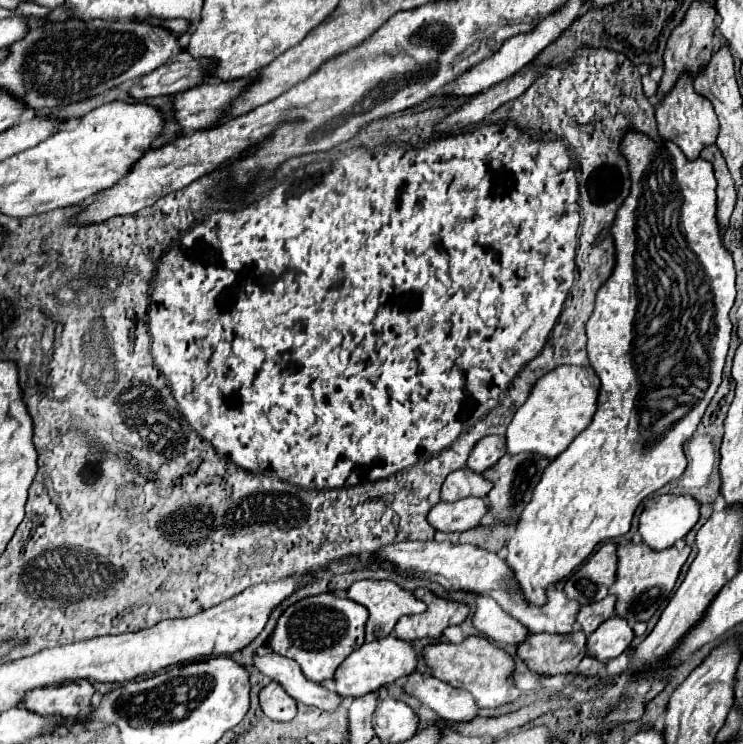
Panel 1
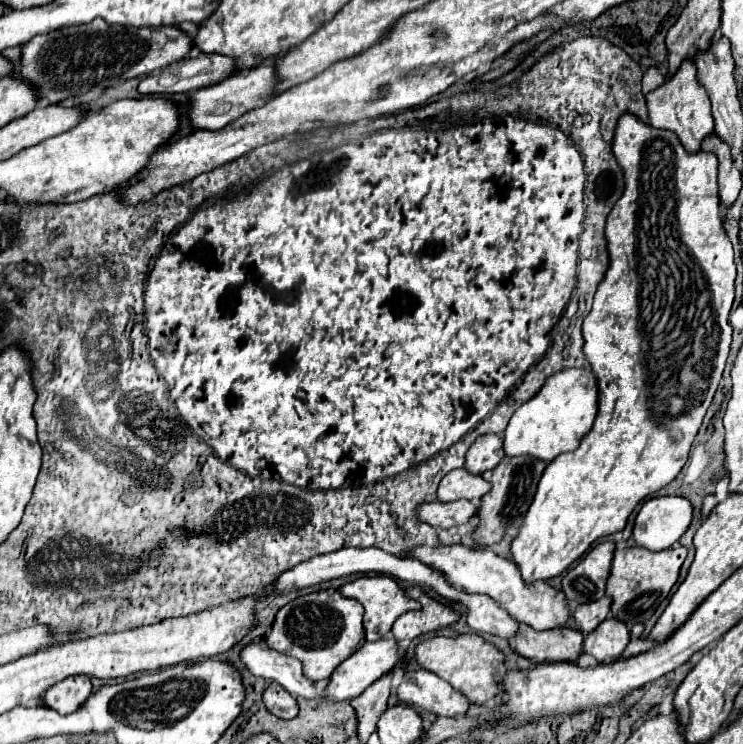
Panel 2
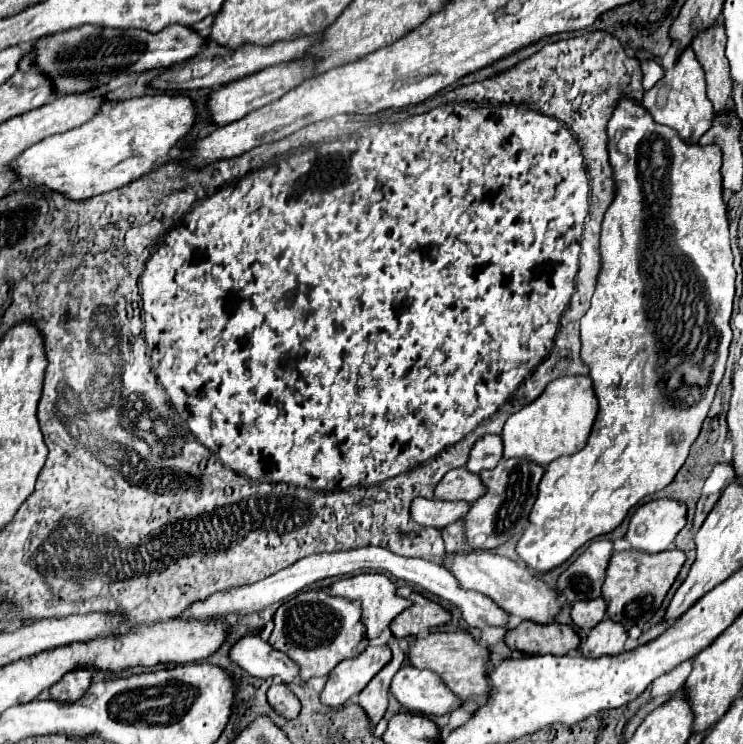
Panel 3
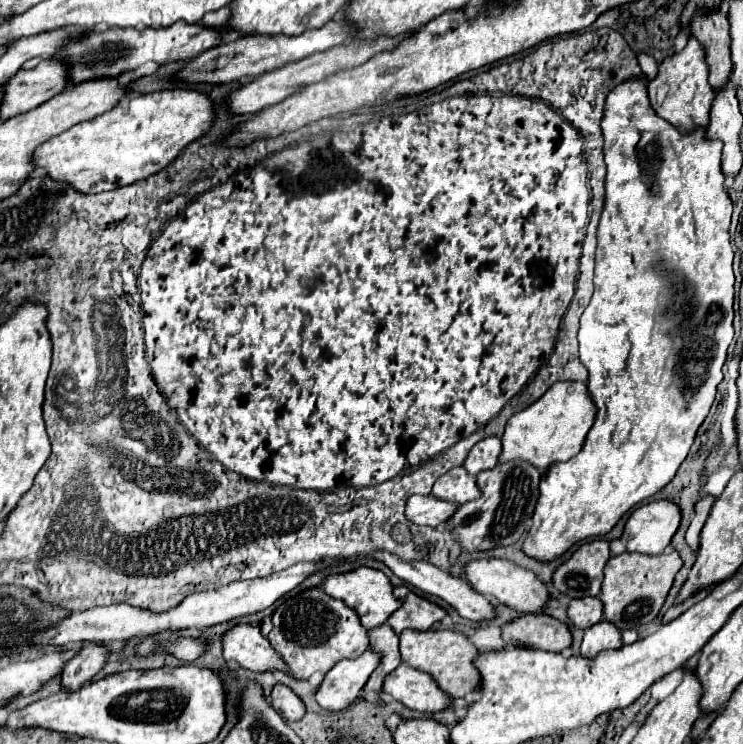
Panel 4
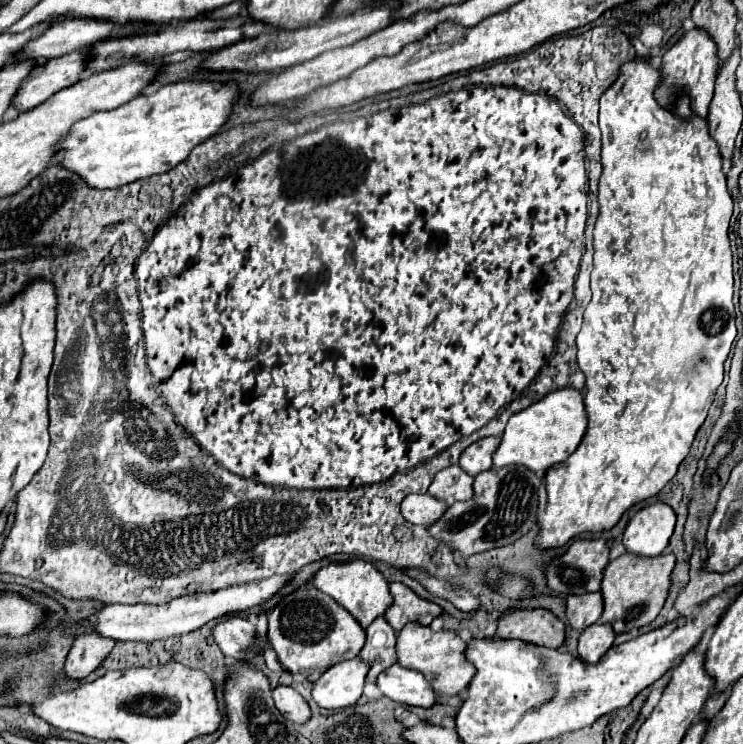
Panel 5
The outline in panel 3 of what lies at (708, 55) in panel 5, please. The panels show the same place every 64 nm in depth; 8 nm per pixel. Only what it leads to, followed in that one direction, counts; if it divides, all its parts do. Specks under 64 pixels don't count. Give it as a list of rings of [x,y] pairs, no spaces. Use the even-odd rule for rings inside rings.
[[[692,46],[684,48],[674,66],[664,70],[662,80],[658,80],[648,92],[644,92],[642,102],[658,124],[674,128],[680,136],[684,136],[686,142],[698,142],[698,138],[712,126],[714,112],[712,102],[706,94],[704,68],[700,68],[700,62],[696,60],[696,52],[692,52]]]

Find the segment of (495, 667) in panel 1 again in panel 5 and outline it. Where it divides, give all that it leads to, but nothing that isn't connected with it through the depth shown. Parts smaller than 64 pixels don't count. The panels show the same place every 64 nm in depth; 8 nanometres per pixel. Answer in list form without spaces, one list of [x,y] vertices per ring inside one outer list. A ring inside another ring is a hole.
[[[408,622],[398,632],[398,642],[396,642],[398,664],[420,672],[428,680],[428,684],[432,684],[432,690],[444,696],[454,696],[466,690],[468,682],[476,672],[476,668],[468,660],[464,660],[464,648],[466,648],[466,642],[454,632],[448,632],[448,630],[434,632],[430,626],[422,626],[416,622]]]

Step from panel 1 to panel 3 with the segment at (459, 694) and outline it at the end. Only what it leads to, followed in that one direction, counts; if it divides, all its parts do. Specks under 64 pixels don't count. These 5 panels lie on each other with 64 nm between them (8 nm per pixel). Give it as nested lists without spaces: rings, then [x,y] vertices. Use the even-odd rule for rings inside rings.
[[[410,664],[402,666],[392,678],[390,694],[410,712],[418,714],[448,714],[462,704],[462,700],[448,692],[440,676],[430,670],[418,670]]]

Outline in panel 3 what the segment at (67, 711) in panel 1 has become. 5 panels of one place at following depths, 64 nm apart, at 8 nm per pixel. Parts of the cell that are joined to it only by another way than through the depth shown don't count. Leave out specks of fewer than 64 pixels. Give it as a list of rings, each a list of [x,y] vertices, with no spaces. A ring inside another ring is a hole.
[[[76,668],[72,672],[66,672],[62,680],[50,688],[50,696],[62,702],[78,700],[88,690],[92,674],[94,674],[92,668]]]

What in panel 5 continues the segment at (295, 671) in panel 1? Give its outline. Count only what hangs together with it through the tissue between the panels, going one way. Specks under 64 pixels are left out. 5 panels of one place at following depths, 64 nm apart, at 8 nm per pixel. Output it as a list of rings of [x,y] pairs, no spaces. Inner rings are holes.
[[[238,614],[220,620],[212,630],[212,638],[220,646],[224,656],[230,656],[236,660],[248,660],[252,656],[252,650],[250,650],[252,644],[256,644],[254,648],[258,648],[258,650],[262,650],[266,646],[264,640],[258,640],[258,642],[254,640],[256,626]]]

